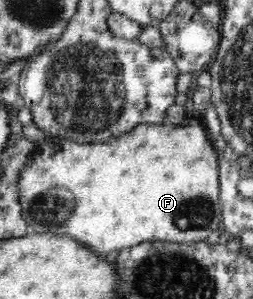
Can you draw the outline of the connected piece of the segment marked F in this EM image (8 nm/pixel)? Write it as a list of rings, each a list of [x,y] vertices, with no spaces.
[[[189,117],[189,120],[180,126],[174,125],[148,125],[140,124],[127,136],[119,136],[117,140],[111,140],[100,144],[77,144],[72,141],[59,139],[43,134],[34,123],[23,126],[24,137],[35,144],[33,152],[25,158],[21,168],[17,170],[17,206],[21,207],[21,218],[25,219],[29,233],[45,233],[57,235],[57,238],[73,239],[73,242],[87,246],[93,250],[99,258],[105,258],[107,254],[115,250],[123,250],[141,242],[153,242],[153,240],[170,243],[195,243],[204,240],[212,232],[219,228],[221,222],[221,206],[219,200],[218,156],[213,146],[207,127],[204,122]]]

